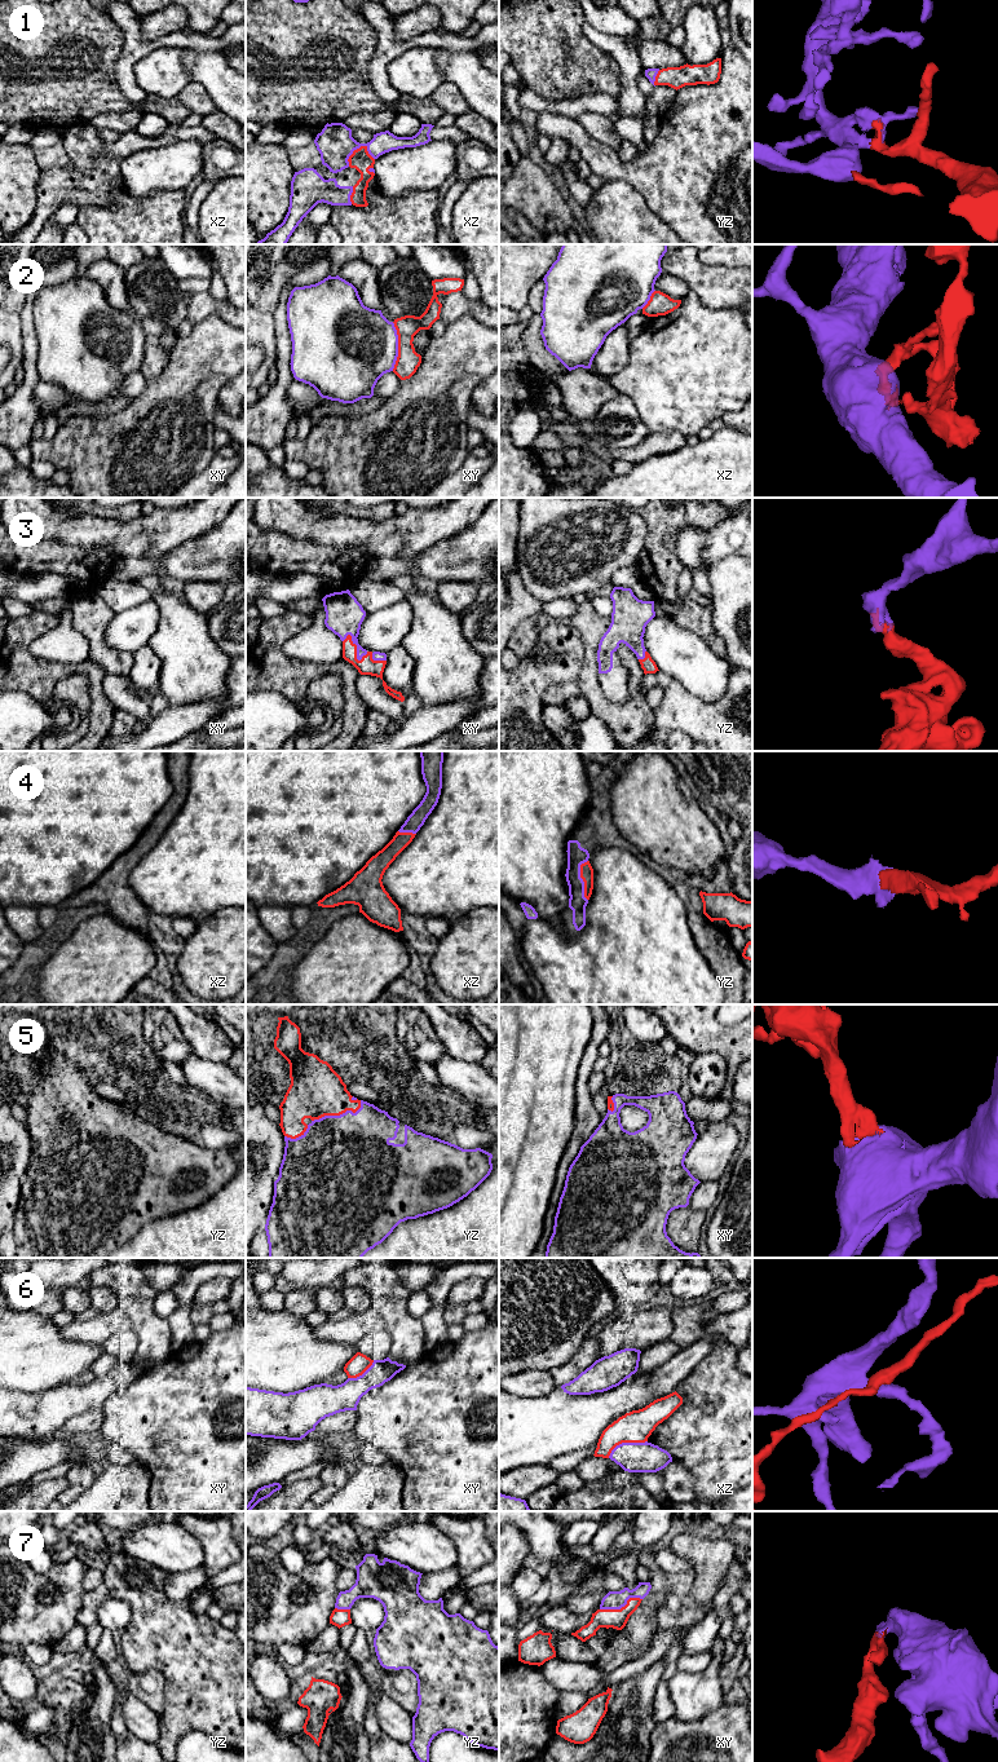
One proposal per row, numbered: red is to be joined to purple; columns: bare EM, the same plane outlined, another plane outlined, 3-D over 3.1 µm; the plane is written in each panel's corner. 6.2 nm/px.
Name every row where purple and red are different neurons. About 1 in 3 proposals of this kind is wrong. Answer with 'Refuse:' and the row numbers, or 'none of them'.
Refuse: 2, 6

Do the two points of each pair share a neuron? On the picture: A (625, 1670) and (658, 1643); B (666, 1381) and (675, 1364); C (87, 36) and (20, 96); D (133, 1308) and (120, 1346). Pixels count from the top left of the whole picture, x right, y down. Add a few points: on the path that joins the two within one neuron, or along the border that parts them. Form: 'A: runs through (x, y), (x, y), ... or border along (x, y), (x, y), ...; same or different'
A: runs through (634, 1668), (653, 1652); same
B: runs through (668, 1377), (675, 1368); same
C: runs through (70, 48), (36, 79); same
D: border along (119, 1306), (136, 1336), (136, 1351); different

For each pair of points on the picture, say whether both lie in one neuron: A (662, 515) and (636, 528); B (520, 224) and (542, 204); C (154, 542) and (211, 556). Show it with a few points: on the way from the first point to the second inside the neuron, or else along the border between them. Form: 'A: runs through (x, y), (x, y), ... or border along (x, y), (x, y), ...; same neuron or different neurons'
A: border along (634, 511), (645, 521), (648, 529), (644, 547); different neurons
B: border along (512, 208), (521, 212), (539, 230); different neurons
C: border along (203, 535), (182, 542), (163, 556), (146, 559); different neurons

